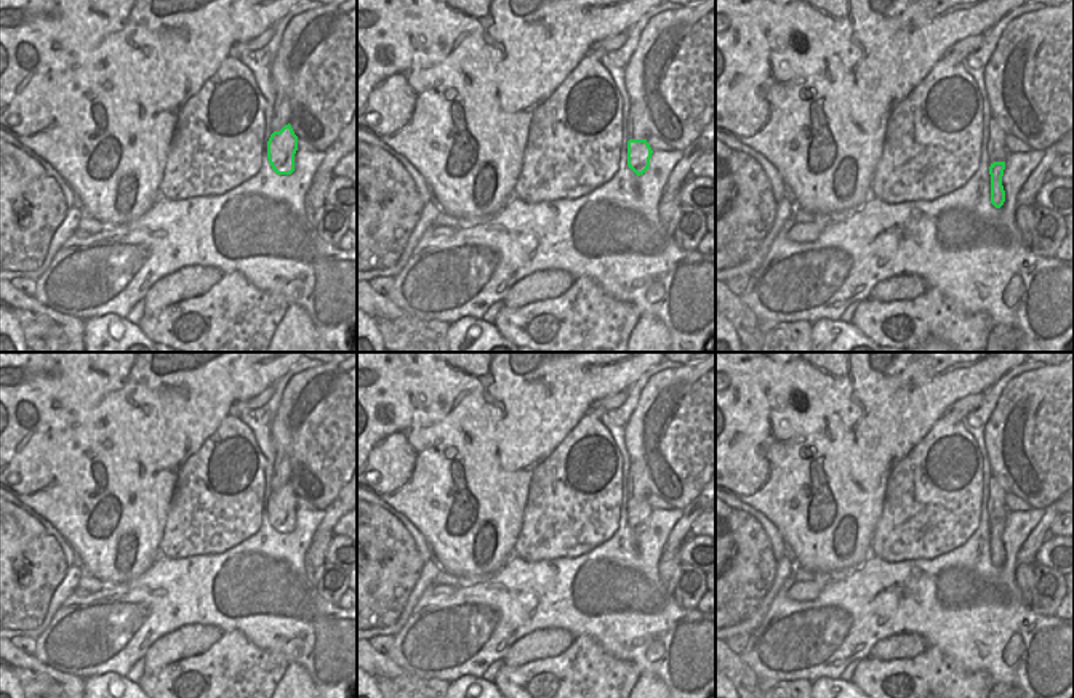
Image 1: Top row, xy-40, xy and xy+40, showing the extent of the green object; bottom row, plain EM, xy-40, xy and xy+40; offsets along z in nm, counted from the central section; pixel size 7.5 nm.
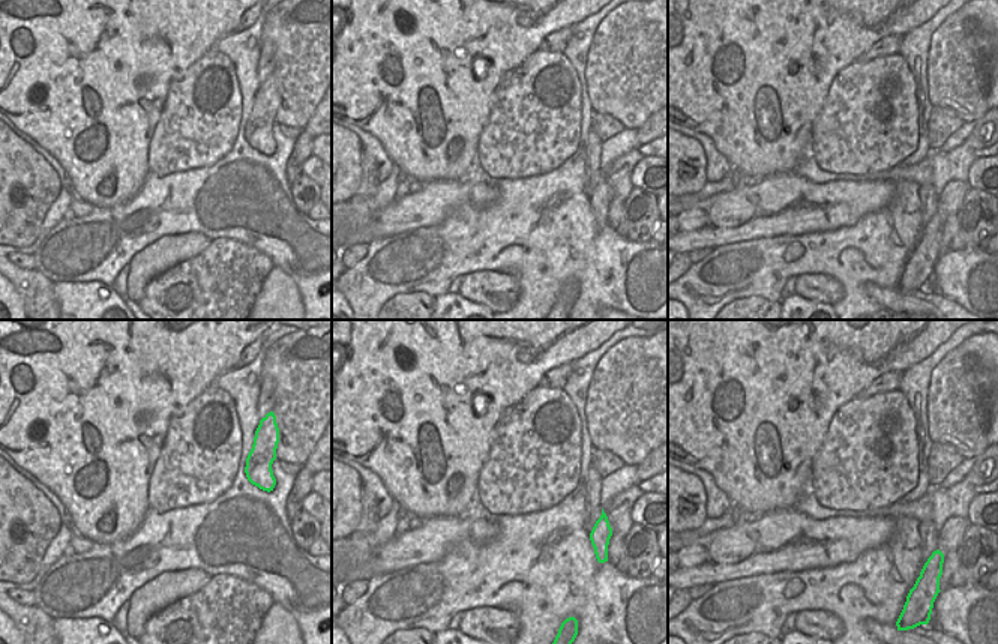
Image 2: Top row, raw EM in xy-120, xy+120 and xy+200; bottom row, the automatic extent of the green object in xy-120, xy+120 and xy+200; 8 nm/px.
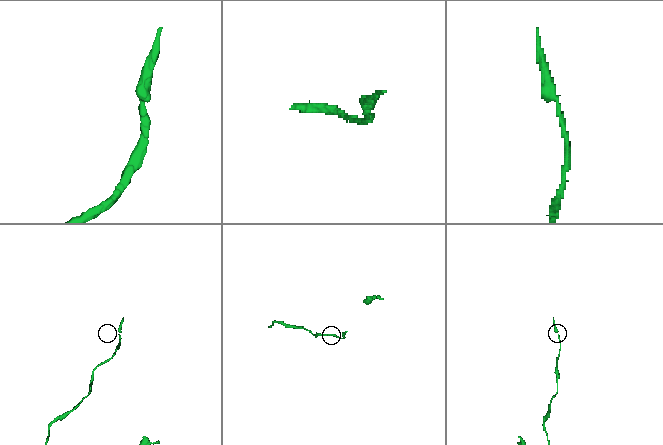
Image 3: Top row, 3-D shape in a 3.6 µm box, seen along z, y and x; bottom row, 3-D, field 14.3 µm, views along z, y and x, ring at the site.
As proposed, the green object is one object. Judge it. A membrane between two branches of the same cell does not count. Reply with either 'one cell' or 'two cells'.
one cell

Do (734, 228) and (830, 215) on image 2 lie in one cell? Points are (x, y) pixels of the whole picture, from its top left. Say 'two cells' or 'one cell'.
one cell

